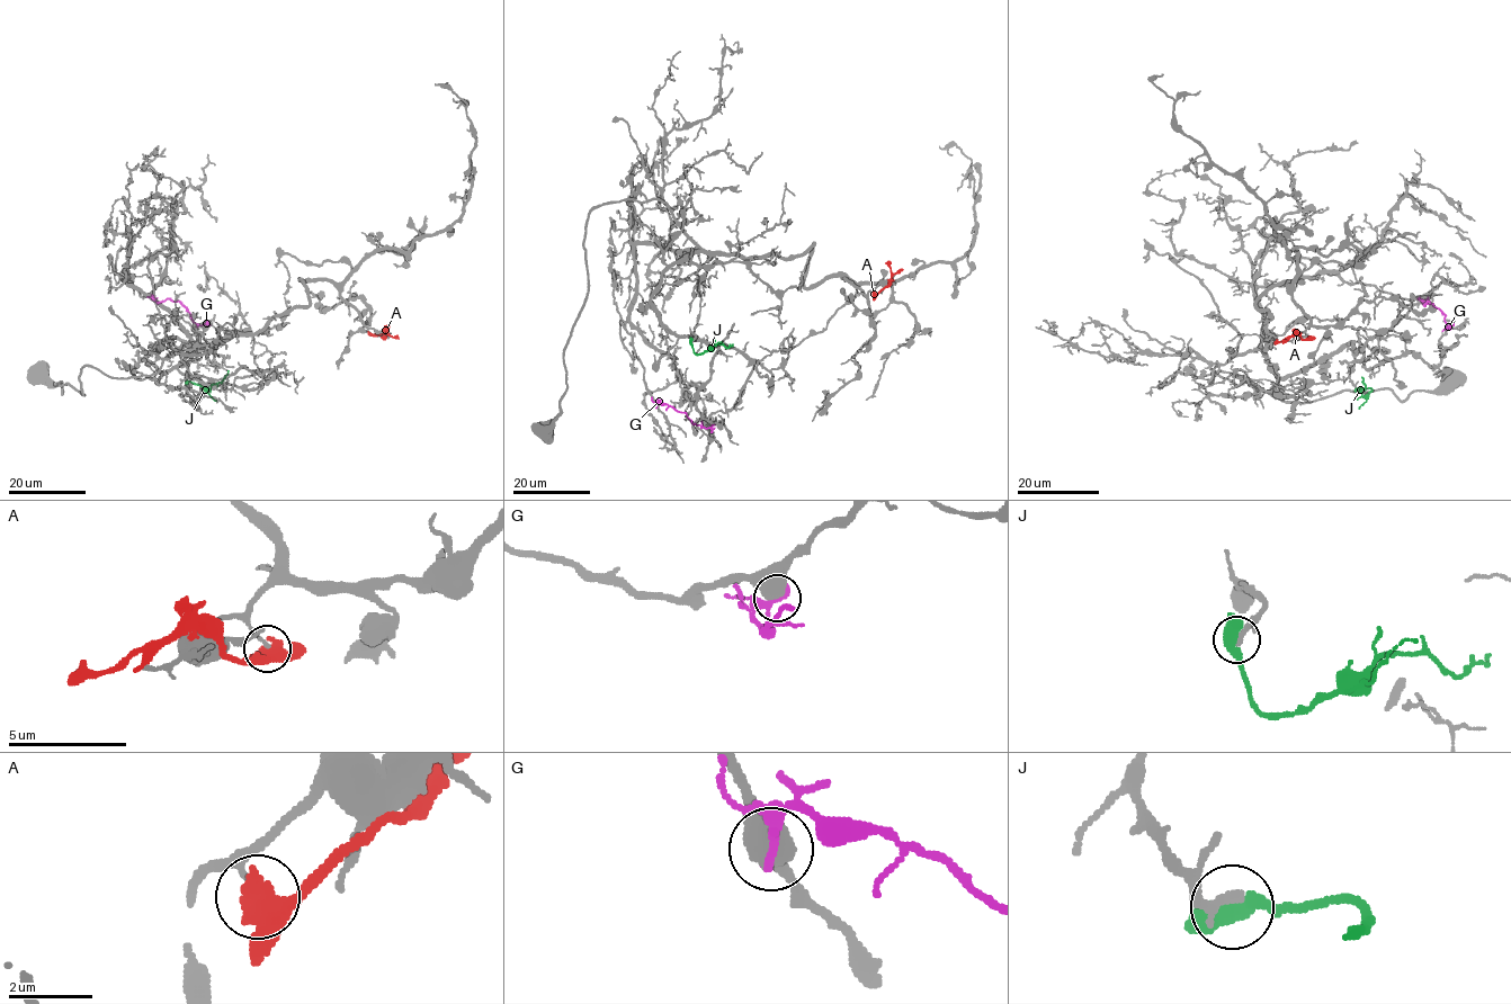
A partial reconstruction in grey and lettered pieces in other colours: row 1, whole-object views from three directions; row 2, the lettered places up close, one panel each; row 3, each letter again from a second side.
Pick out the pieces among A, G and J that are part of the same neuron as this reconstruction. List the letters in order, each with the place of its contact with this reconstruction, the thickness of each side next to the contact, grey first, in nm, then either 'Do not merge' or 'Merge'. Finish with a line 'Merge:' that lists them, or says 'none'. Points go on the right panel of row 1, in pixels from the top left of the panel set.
A: Touches grey at (1308, 338). Thickness 140 nm (grey) against 440 nm. Do not merge
G: Touches grey at (1425, 299). Thickness 750 nm (grey) against 240 nm. Do not merge
J: Touches grey at (1359, 388). Thickness 280 nm (grey) against 480 nm. Merge
Merge: J

